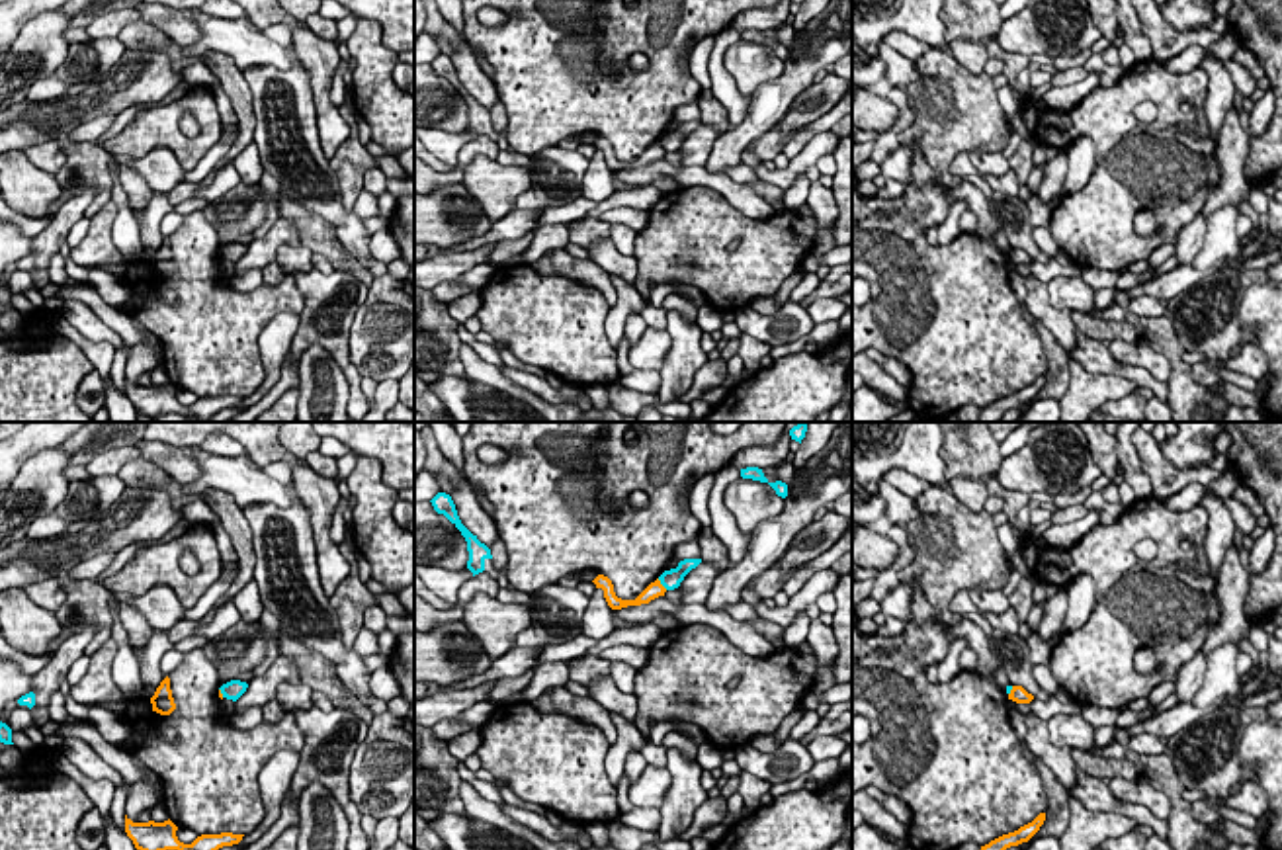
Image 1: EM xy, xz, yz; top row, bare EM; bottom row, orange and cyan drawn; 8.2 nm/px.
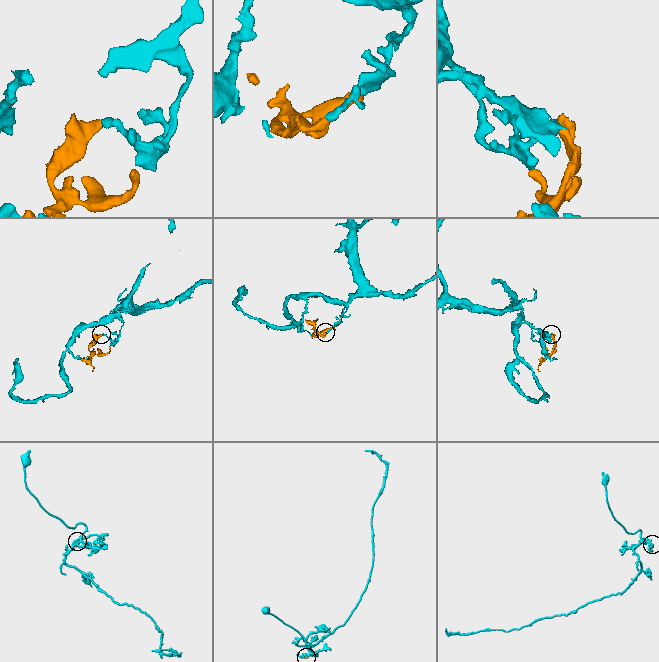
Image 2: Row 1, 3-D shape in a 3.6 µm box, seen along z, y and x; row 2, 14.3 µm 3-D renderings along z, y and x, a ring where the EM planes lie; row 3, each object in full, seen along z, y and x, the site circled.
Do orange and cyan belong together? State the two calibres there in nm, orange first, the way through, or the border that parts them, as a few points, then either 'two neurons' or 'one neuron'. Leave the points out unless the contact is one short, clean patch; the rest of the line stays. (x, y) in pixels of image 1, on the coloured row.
calibres 130 and 160 nm; border xz (657, 579), (667, 589); two neurons

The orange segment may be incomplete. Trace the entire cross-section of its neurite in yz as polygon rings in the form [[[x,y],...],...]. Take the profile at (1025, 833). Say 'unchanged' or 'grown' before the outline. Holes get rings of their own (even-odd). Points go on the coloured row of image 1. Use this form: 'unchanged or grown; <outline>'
unchanged; [[[1040,813],[1032,823],[1020,827],[1014,832],[1003,834],[989,844],[981,846],[981,850],[1006,850],[1010,846],[1018,846],[1022,842],[1028,842],[1044,825],[1046,813]]]

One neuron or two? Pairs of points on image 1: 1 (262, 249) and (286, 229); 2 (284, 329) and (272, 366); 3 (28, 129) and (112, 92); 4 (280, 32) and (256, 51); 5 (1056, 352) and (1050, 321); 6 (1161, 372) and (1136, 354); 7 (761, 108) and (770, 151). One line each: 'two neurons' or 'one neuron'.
1: one neuron
2: one neuron
3: one neuron
4: two neurons
5: two neurons
6: one neuron
7: two neurons

